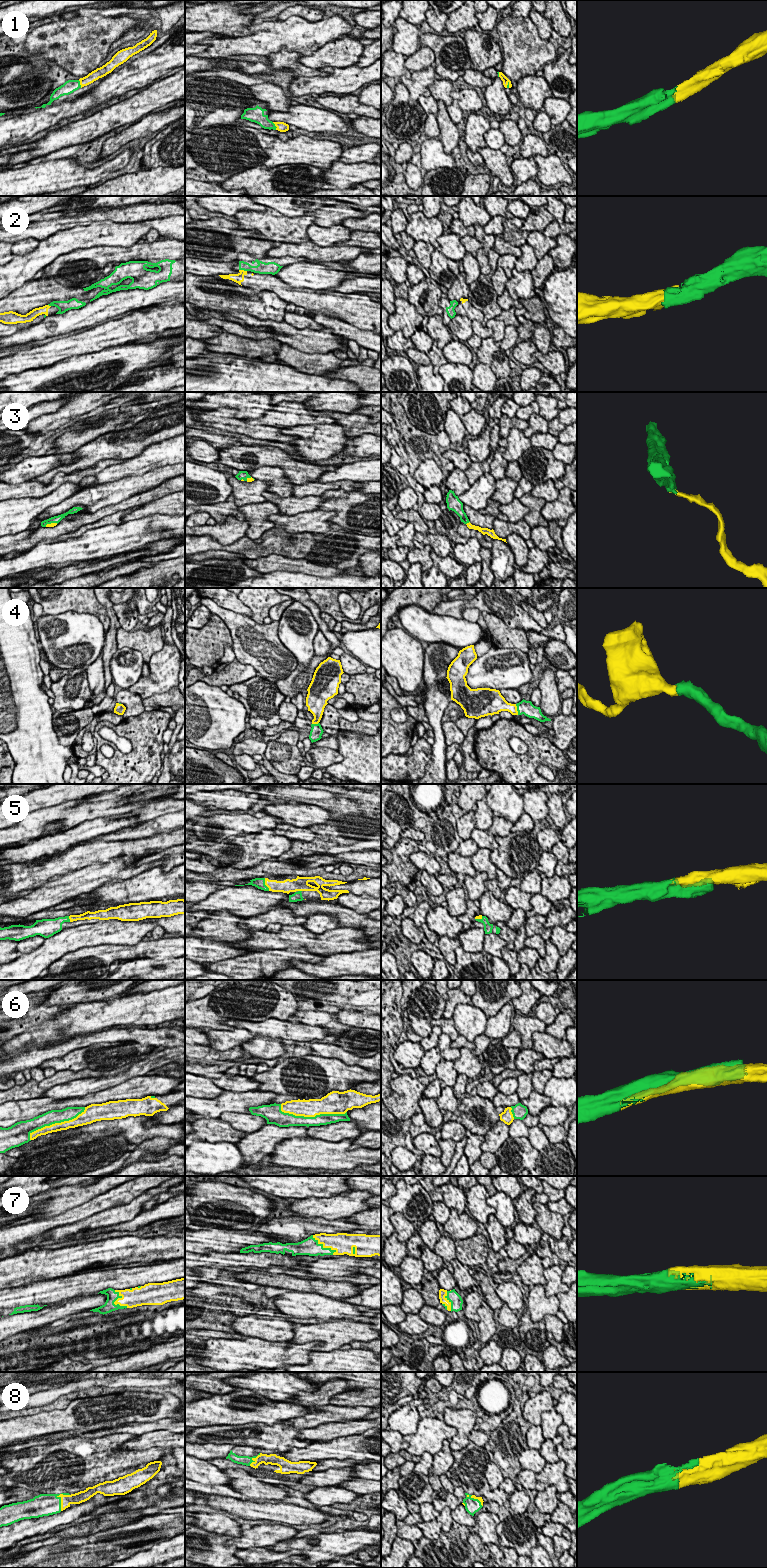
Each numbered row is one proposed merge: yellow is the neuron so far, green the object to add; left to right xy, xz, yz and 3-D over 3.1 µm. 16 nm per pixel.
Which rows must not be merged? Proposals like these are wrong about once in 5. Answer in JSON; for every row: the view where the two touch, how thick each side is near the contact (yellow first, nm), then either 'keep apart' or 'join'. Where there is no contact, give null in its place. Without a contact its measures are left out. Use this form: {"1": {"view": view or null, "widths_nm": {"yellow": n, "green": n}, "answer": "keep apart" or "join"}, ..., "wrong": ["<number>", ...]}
{"1": {"view": "xy", "widths_nm": {"yellow": 160, "green": 200}, "answer": "join"}, "2": {"view": "xz", "widths_nm": {"yellow": 160, "green": 140}, "answer": "keep apart"}, "3": {"view": "yz", "widths_nm": {"yellow": 90, "green": 140}, "answer": "join"}, "4": {"view": "yz", "widths_nm": {"yellow": 190, "green": 220}, "answer": "join"}, "5": {"view": "xz", "widths_nm": {"yellow": 190, "green": 160}, "answer": "join"}, "6": {"view": "xz", "widths_nm": {"yellow": 280, "green": 190}, "answer": "join"}, "7": {"view": "xz", "widths_nm": {"yellow": 280, "green": 280}, "answer": "join"}, "8": {"view": "xy", "widths_nm": {"yellow": 180, "green": 360}, "answer": "join"}, "wrong": ["2"]}

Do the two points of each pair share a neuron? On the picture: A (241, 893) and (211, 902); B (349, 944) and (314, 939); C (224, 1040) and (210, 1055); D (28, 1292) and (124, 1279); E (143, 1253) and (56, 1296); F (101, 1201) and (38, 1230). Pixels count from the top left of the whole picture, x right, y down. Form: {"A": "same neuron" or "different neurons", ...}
{"A": "same neuron", "B": "same neuron", "C": "different neurons", "D": "same neuron", "E": "different neurons", "F": "same neuron"}

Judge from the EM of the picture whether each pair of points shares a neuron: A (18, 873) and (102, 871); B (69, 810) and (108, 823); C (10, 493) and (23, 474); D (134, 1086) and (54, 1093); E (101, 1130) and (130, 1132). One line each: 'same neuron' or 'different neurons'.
A: different neurons
B: different neurons
C: different neurons
D: different neurons
E: same neuron

